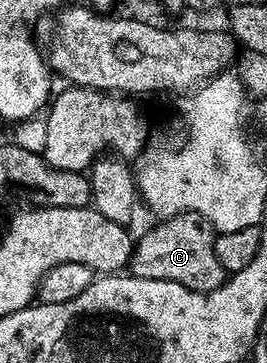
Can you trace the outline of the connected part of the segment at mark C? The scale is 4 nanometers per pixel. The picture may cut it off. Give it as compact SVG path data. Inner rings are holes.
M197 212L165 216L135 241L130 261L131 275L151 280L178 282L192 292L213 292L224 285L226 273L218 254L214 254L217 233L212 223Z

